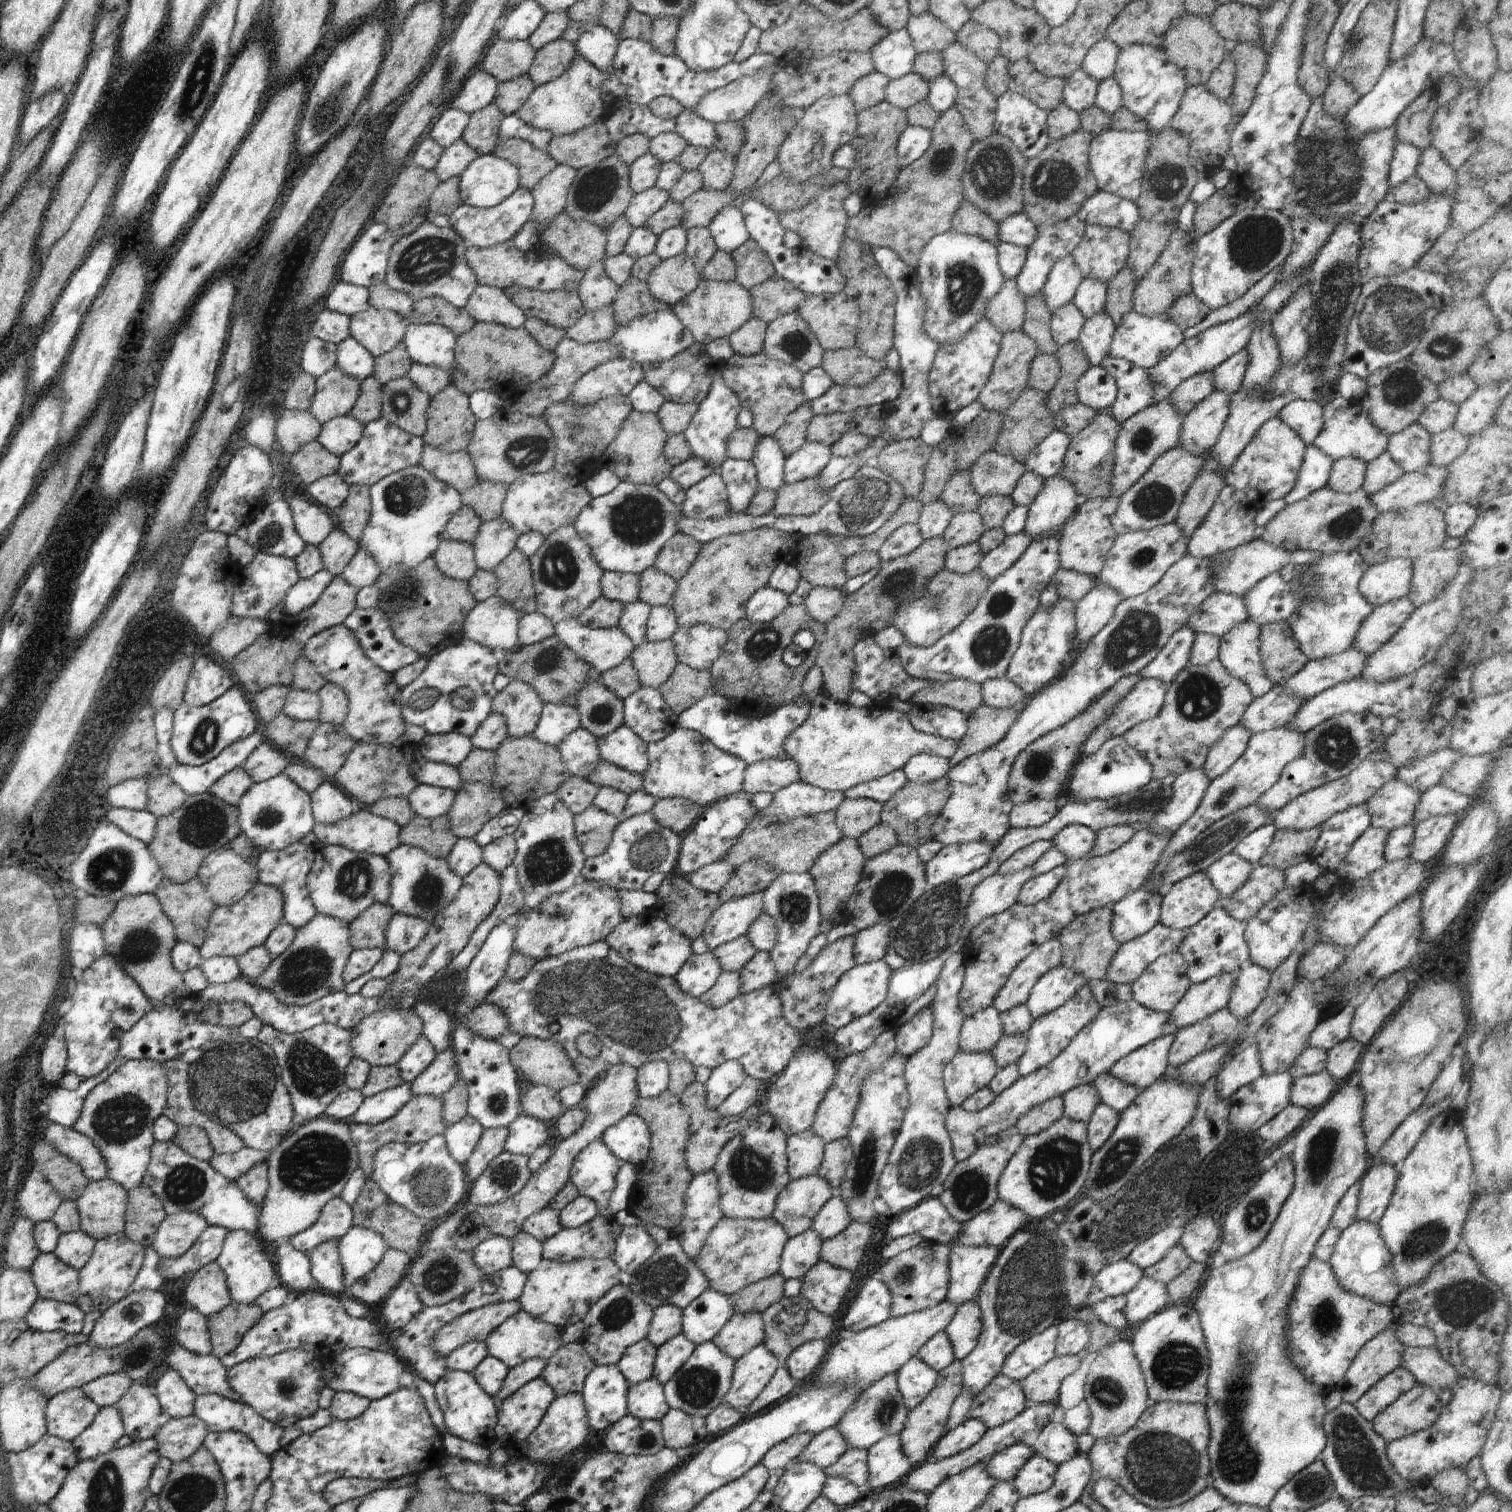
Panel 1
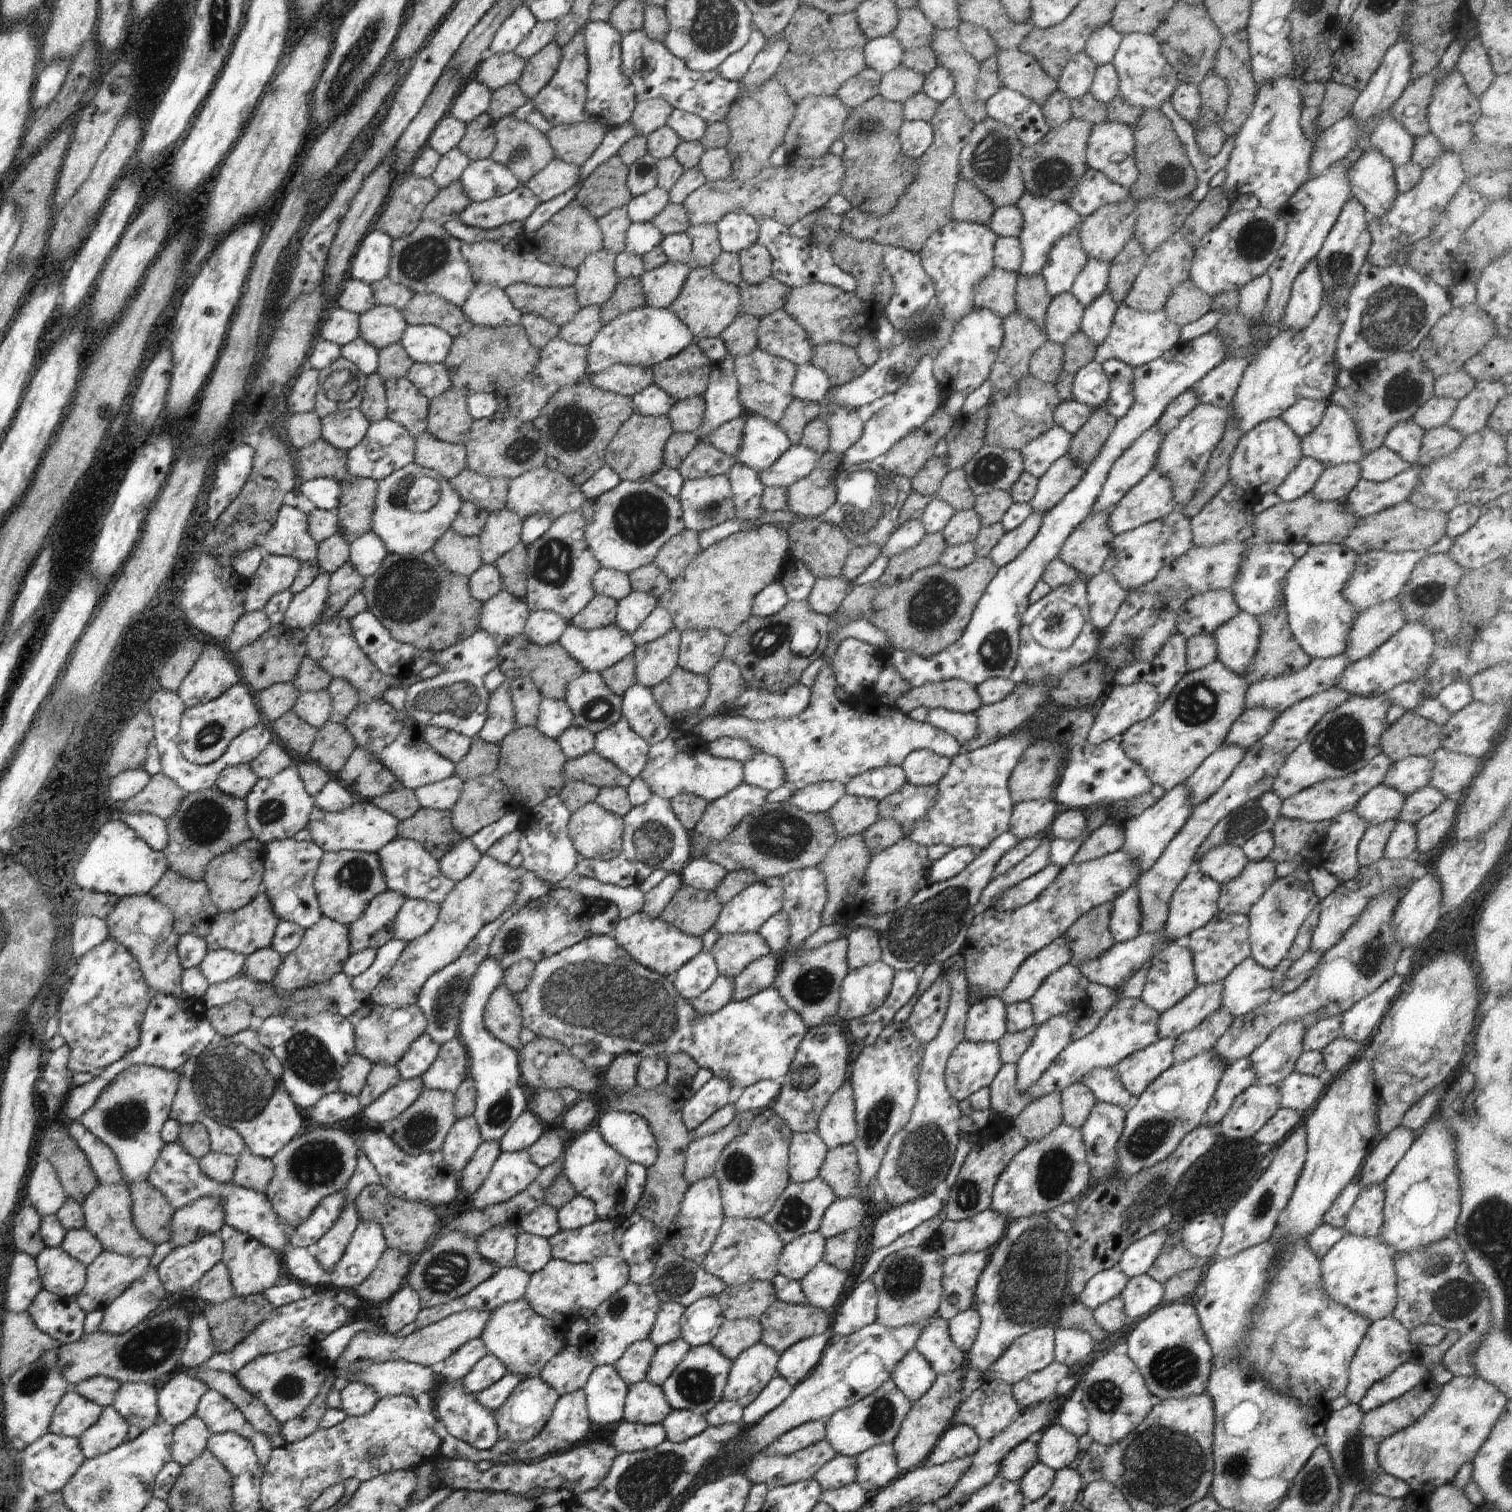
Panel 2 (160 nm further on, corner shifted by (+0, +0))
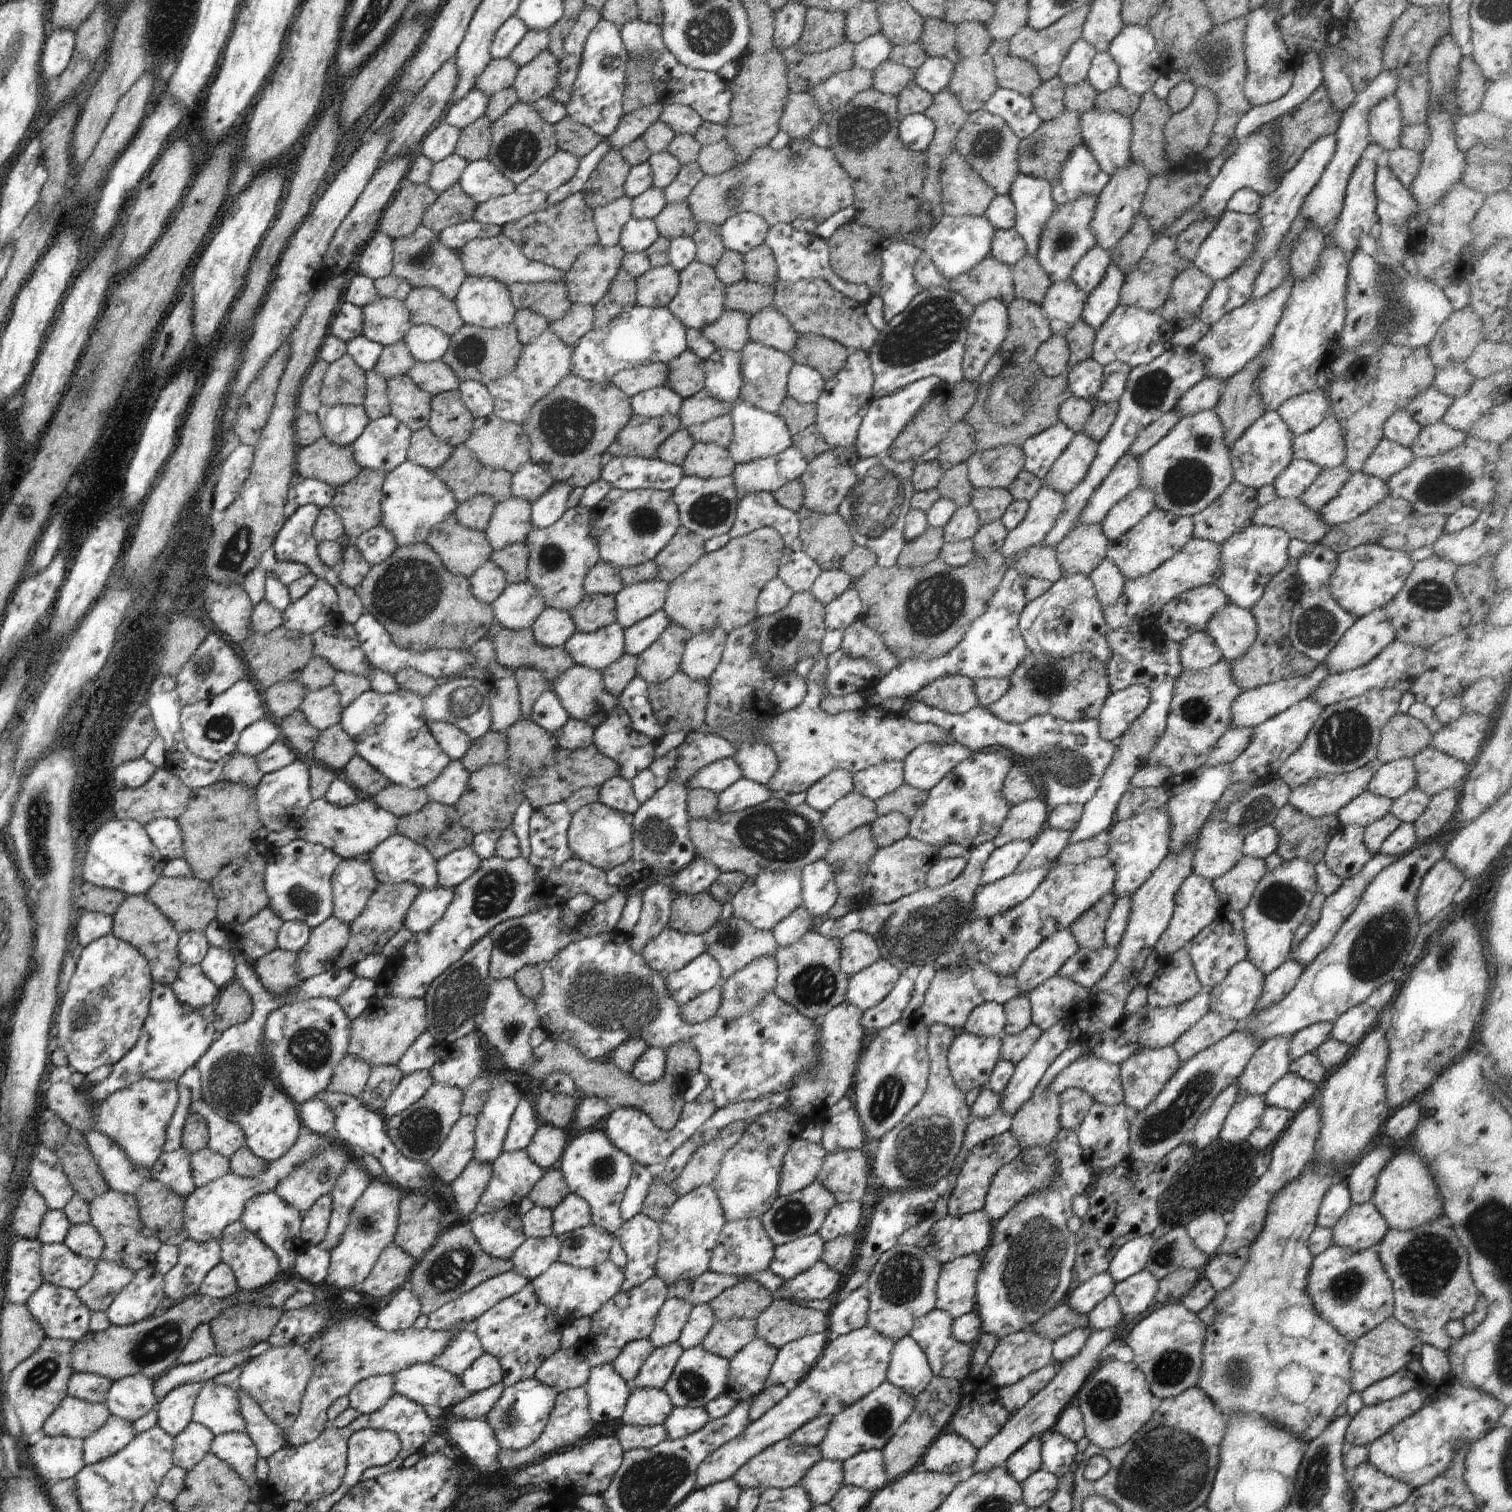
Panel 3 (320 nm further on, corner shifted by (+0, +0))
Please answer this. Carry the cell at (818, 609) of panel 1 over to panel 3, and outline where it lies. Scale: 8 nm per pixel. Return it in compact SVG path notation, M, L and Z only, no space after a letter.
M841 568L828 569L818 575L810 591L818 602L827 605L835 598L838 598L843 592L846 592L854 581Z

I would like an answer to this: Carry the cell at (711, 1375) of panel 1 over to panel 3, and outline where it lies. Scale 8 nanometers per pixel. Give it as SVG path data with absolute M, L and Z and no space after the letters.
M701 1346L686 1349L678 1359L674 1372L664 1385L664 1392L674 1407L702 1407L722 1395L729 1375L729 1360L708 1352Z

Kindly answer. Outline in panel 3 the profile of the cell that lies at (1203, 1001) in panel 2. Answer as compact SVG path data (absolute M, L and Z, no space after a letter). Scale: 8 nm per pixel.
M1204 991L1176 1006L1148 1007L1139 1028L1140 1048L1154 1050L1173 1045L1179 1036L1210 1011L1209 1000L1208 991Z

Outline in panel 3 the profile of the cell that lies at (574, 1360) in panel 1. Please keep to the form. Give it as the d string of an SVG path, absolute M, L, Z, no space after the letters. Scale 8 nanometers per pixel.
M560 1348L538 1367L534 1378L560 1393L584 1387L591 1366L580 1351Z

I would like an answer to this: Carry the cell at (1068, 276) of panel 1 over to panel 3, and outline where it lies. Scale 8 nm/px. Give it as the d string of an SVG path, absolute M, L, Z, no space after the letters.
M1080 195L1076 200L1058 205L1055 213L1051 214L1049 221L1045 224L1035 256L1052 283L1070 279L1076 263L1097 245L1090 226L1098 204L1097 198L1096 195Z

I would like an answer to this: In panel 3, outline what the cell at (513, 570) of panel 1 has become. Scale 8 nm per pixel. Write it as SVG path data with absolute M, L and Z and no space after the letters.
M514 543L500 550L493 550L489 558L505 572L508 584L527 580L528 559L529 548L526 543Z

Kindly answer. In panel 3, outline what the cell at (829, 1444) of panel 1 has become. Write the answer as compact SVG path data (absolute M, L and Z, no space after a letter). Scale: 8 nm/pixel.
M788 1437L775 1442L743 1464L734 1474L733 1481L742 1490L760 1489L762 1492L766 1489L784 1490L798 1485L805 1472L820 1460L822 1458L818 1447L800 1448L799 1444L794 1444L794 1441Z

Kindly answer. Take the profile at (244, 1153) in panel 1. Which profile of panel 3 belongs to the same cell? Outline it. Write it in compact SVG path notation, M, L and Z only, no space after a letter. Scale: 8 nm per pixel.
M208 1147L188 1154L195 1188L204 1186L231 1170L229 1158L212 1152Z

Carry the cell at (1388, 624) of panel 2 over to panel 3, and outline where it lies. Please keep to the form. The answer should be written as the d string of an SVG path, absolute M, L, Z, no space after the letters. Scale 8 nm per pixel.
M1377 608L1363 617L1357 618L1354 624L1337 643L1330 654L1320 663L1329 669L1330 673L1341 673L1354 670L1374 660L1389 644L1396 640L1396 635L1389 621L1385 608Z

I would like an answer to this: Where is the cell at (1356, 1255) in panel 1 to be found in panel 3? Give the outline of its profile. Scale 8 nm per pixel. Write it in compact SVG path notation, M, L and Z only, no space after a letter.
M1332 1245L1313 1258L1307 1282L1307 1293L1318 1314L1347 1341L1356 1342L1393 1316L1393 1286L1378 1253L1368 1249L1356 1252Z

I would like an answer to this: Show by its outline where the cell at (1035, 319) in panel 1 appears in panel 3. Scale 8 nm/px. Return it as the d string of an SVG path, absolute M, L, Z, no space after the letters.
M1027 252L1012 267L1011 273L1015 298L1041 306L1052 282L1042 270L1037 257Z

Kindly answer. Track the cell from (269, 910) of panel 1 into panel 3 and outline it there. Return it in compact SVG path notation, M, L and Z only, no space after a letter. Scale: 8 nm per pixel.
M270 908L262 909L244 924L224 926L230 944L248 961L257 961L277 949L276 937L283 920Z

